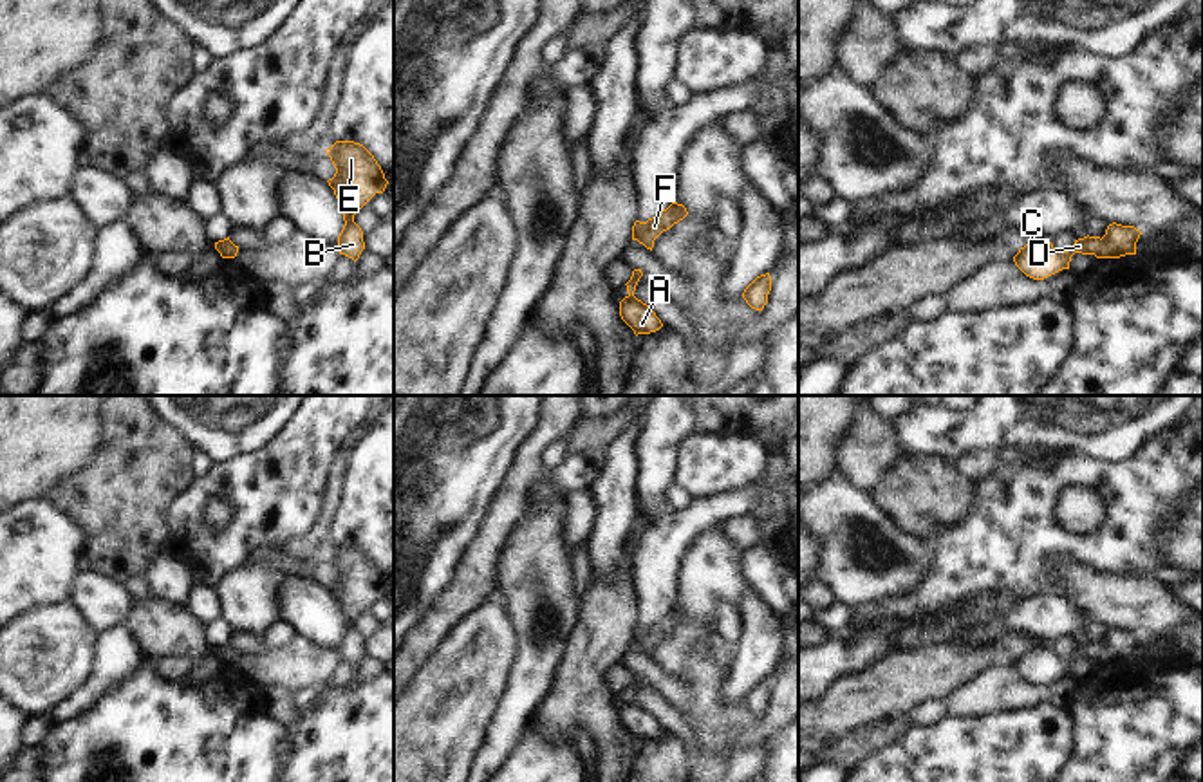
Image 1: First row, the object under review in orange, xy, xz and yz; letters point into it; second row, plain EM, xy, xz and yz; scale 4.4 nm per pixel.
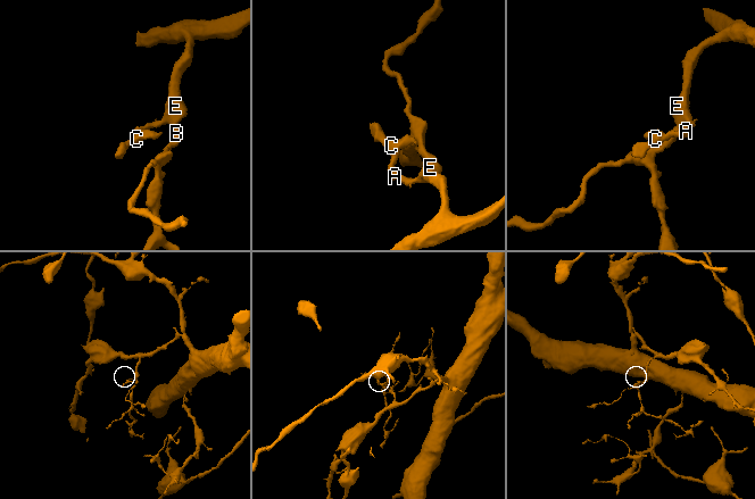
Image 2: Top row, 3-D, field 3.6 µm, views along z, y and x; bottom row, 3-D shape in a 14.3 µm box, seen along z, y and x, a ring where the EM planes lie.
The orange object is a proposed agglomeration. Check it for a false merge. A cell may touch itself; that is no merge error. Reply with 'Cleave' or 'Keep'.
Keep

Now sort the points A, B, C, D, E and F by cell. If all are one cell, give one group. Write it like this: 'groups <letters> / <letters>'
groups A B C D E F

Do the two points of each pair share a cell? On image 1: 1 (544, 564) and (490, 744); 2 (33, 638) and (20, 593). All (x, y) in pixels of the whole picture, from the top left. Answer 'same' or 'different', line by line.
1: same
2: different

